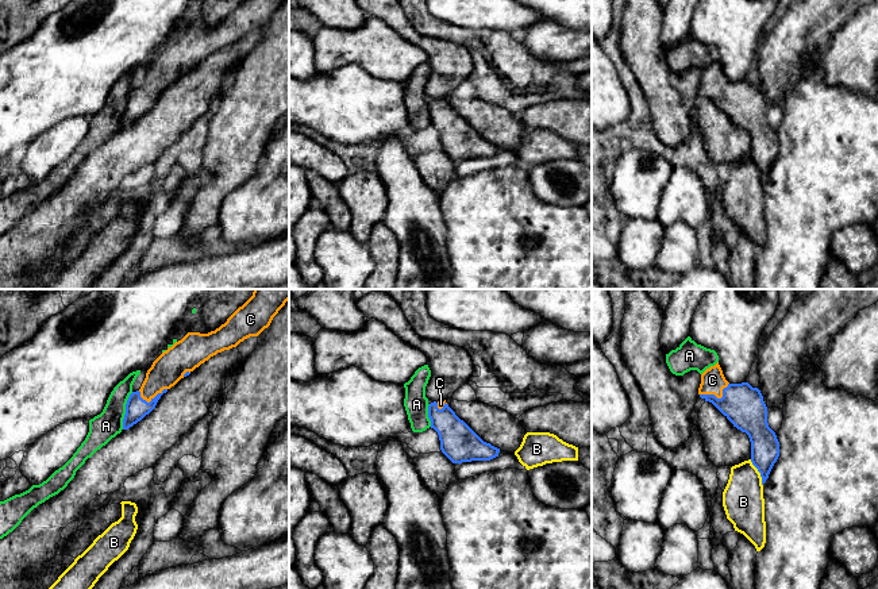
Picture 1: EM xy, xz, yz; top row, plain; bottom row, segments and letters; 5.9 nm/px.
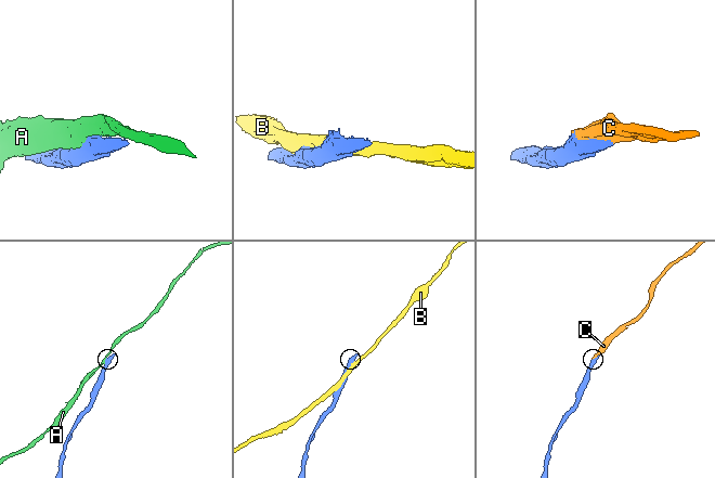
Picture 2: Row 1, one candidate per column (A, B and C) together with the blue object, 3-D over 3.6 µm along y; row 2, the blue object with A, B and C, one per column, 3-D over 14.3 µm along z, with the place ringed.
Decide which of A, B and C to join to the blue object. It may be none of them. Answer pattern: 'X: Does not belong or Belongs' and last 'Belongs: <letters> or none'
A: Does not belong
B: Does not belong
C: Belongs
Belongs: C

